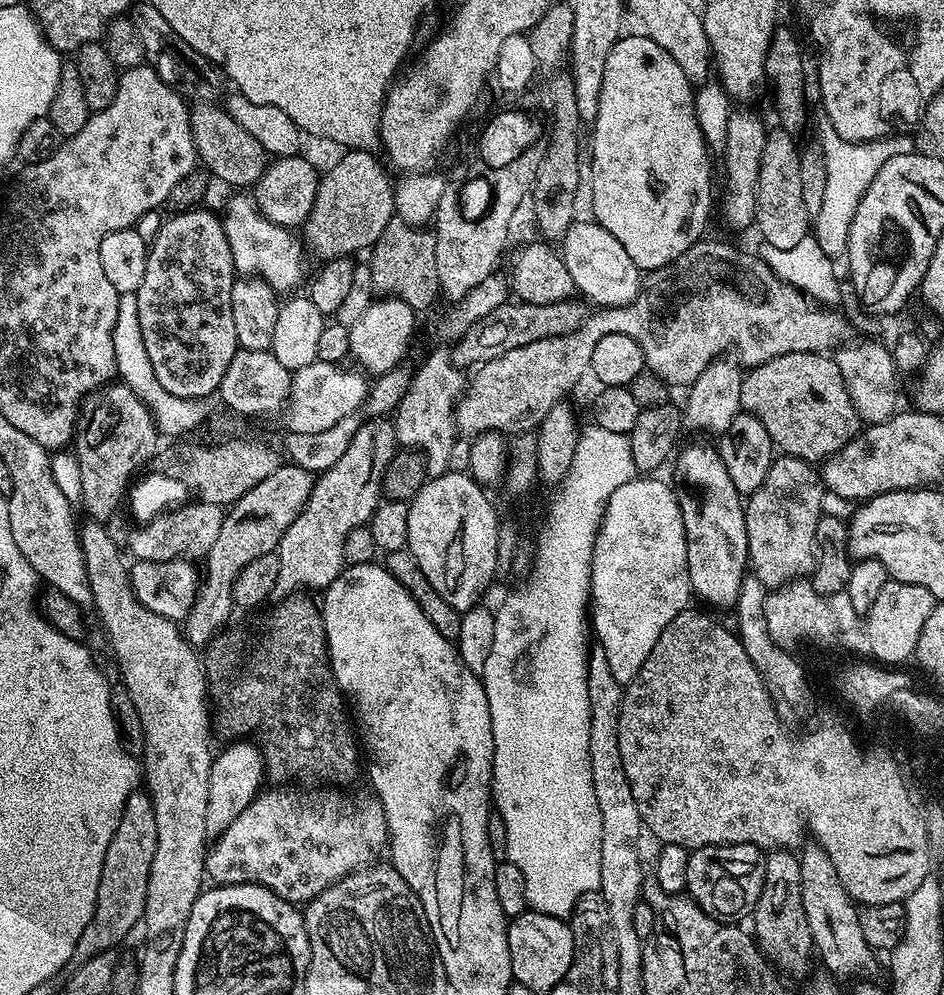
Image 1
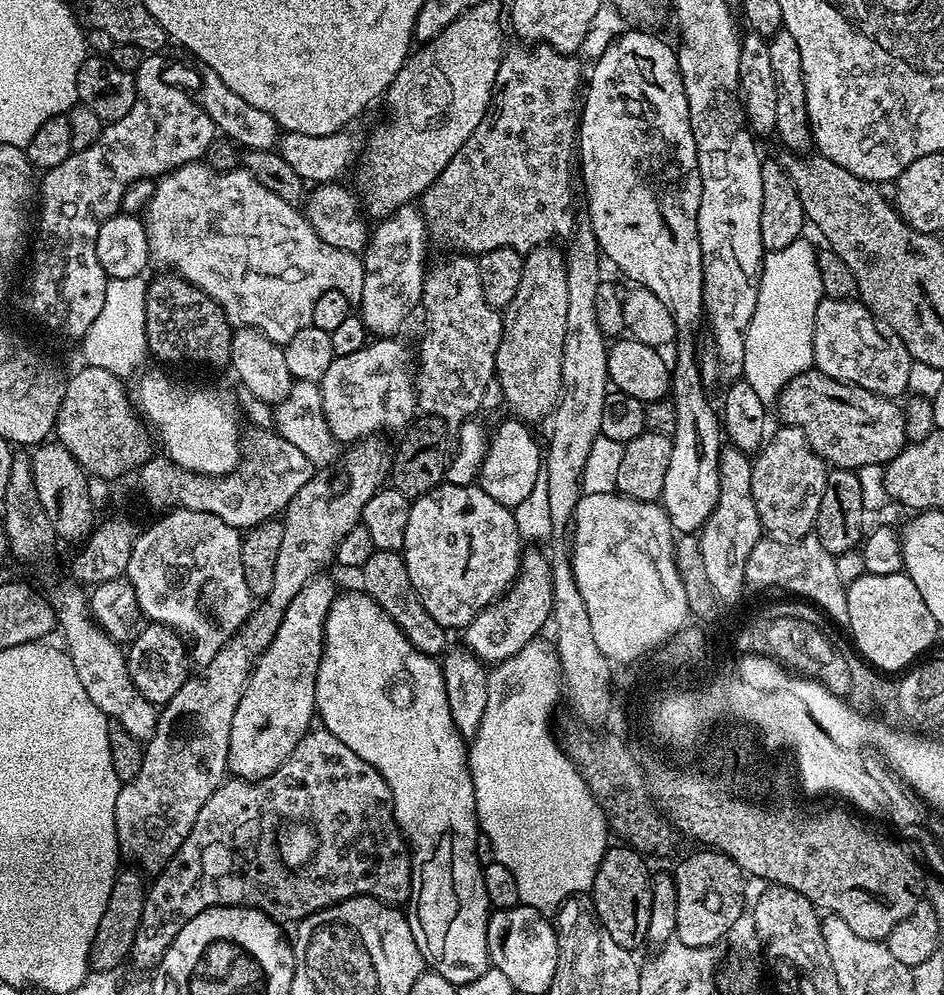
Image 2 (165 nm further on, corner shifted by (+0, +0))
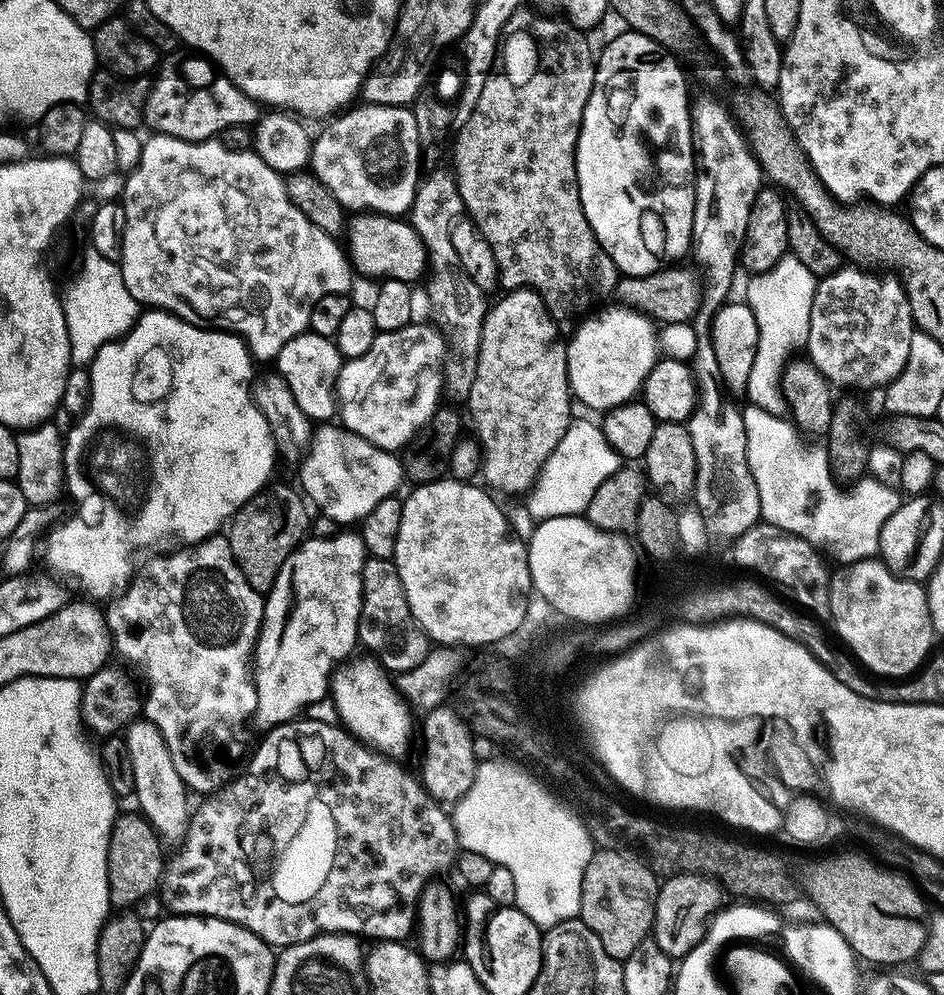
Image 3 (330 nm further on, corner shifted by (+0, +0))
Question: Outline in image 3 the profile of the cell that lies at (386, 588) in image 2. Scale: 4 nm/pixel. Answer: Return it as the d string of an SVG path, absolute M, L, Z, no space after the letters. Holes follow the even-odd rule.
M365 559L362 570L362 606L358 622L358 640L365 648L365 653L371 654L381 668L392 674L413 671L416 666L427 658L430 651L430 641L420 623L412 617L410 606L406 602L406 590L402 590L402 578L398 578L398 570L392 560Z

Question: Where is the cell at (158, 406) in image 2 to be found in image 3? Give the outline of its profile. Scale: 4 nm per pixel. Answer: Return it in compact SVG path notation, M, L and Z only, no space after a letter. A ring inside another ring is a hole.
M163 310L141 311L136 317L136 325L121 339L101 346L87 369L88 395L84 410L75 417L76 425L64 436L64 487L66 496L76 507L67 517L70 522L78 522L78 528L98 528L108 510L114 510L124 518L130 516L128 520L134 522L140 512L144 512L138 522L136 538L138 544L144 546L132 548L130 554L126 546L114 544L110 548L104 546L106 542L100 542L100 538L72 538L72 532L63 528L66 518L52 528L45 544L43 541L44 560L53 572L51 575L73 580L88 595L85 597L96 602L111 601L124 592L134 575L134 565L145 554L173 546L201 544L209 536L217 535L242 505L264 491L273 479L272 467L278 464L272 431L254 399L254 357L244 339L235 332L201 326L182 317ZM112 450L128 450L128 456L112 456ZM128 462L144 464L144 472L138 468L138 472L134 470L128 474ZM142 480L156 482L154 490L148 490L152 492L150 500L146 498L148 494Z

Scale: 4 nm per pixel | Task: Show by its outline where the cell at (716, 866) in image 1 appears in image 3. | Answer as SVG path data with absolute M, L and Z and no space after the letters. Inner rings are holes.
M678 874L669 876L657 887L654 922L650 933L651 939L667 956L683 958L704 937L708 922L721 907L722 889L708 876L698 874Z

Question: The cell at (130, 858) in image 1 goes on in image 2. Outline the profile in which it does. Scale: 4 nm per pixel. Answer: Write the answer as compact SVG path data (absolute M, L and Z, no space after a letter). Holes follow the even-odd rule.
M365 438L355 441L343 453L345 476L324 476L328 474L316 474L312 480L306 482L282 513L284 533L282 534L282 546L278 549L278 566L274 566L274 586L268 596L263 597L253 607L252 615L244 623L244 627L226 642L214 654L209 664L199 669L200 676L189 675L188 681L170 698L170 702L159 709L156 721L156 733L147 741L142 758L142 767L134 778L123 781L118 790L118 802L114 802L114 818L116 819L116 837L120 847L121 857L128 856L133 865L141 873L158 874L168 865L170 858L186 842L186 834L194 826L194 818L198 818L198 810L206 806L206 798L214 794L218 786L222 786L228 771L228 747L230 746L230 722L234 722L234 710L238 708L238 702L244 693L244 687L248 676L252 673L252 666L260 657L261 652L274 638L278 626L282 622L282 614L286 606L306 586L306 582L321 575L329 563L333 563L336 548L354 530L354 526L361 523L360 515L370 502L370 498L385 487L390 476L390 448L383 444L380 438Z

